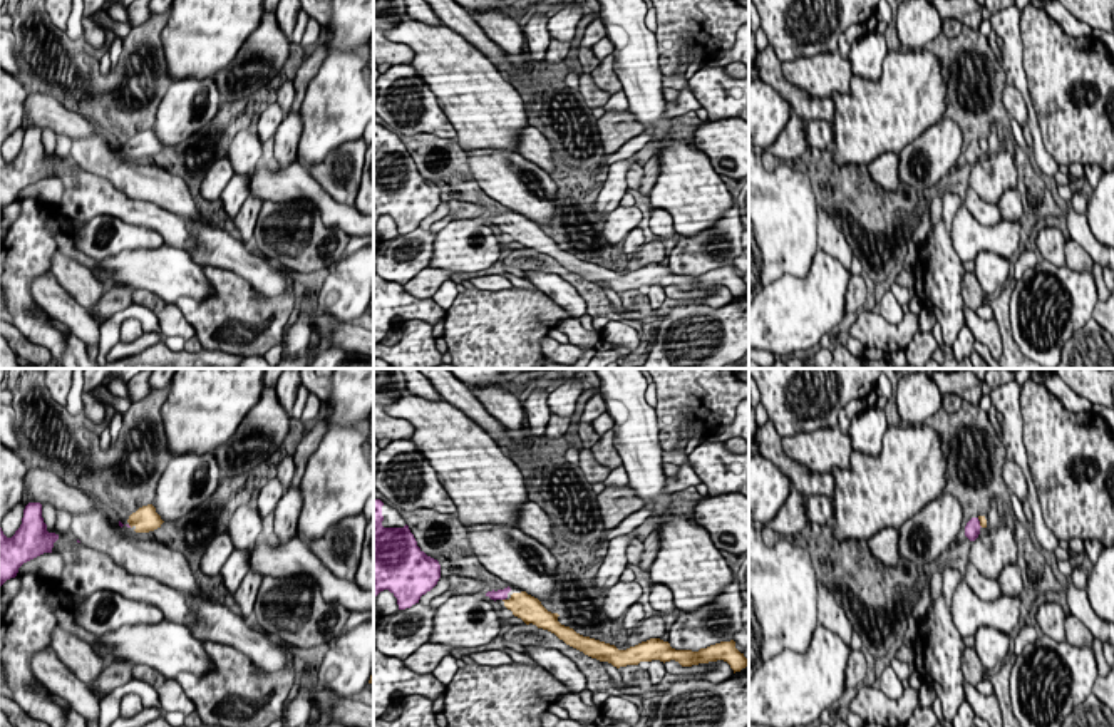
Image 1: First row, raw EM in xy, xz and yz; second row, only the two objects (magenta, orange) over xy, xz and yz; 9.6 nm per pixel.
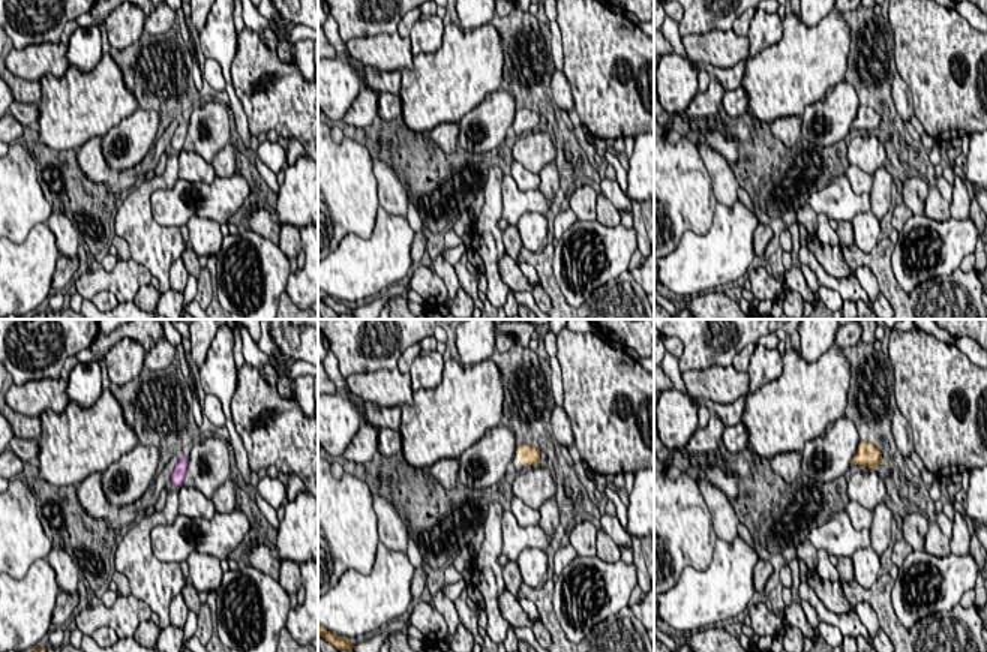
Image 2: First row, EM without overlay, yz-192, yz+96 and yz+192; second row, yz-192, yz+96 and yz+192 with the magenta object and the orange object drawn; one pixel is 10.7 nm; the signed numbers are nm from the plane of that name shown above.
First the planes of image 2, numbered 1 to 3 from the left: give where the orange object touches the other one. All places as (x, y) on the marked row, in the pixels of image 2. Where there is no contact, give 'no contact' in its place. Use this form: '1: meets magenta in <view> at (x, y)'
1: no contact
2: no contact
3: no contact

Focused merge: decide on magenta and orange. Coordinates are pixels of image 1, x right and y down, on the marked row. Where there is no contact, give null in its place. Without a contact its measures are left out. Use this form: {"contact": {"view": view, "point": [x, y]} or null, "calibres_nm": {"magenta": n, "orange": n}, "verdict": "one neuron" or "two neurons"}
{"contact": {"view": "yz", "point": [979, 525]}, "calibres_nm": {"magenta": 160, "orange": 60}, "verdict": "one neuron"}

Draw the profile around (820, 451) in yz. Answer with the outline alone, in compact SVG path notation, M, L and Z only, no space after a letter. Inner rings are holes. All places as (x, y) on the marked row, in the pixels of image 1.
M839 427L782 437L784 452L812 472L831 472L833 467L848 469L851 461L851 437Z

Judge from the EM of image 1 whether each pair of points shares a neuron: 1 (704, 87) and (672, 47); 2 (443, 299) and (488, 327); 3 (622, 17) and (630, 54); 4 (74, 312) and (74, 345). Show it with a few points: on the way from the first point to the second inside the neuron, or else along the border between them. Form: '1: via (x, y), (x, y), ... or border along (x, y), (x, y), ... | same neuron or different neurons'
1: border along (731, 47), (706, 64) | different neurons
2: border along (459, 292), (446, 310) | different neurons
3: via (625, 25), (630, 46) | same neuron
4: border along (72, 334), (86, 347) | different neurons

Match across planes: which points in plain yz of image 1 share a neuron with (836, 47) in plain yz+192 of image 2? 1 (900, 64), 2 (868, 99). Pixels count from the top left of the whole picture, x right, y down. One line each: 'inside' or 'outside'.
1: inside
2: inside

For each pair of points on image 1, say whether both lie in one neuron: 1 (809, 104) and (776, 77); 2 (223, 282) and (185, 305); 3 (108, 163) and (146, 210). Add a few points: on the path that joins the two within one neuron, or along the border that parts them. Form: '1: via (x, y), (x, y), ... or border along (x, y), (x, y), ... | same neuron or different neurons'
1: via (801, 103), (784, 86) | same neuron
2: via (223, 295), (211, 307), (198, 307) | same neuron
3: border along (103, 176), (131, 198), (154, 201), (173, 213) | different neurons

